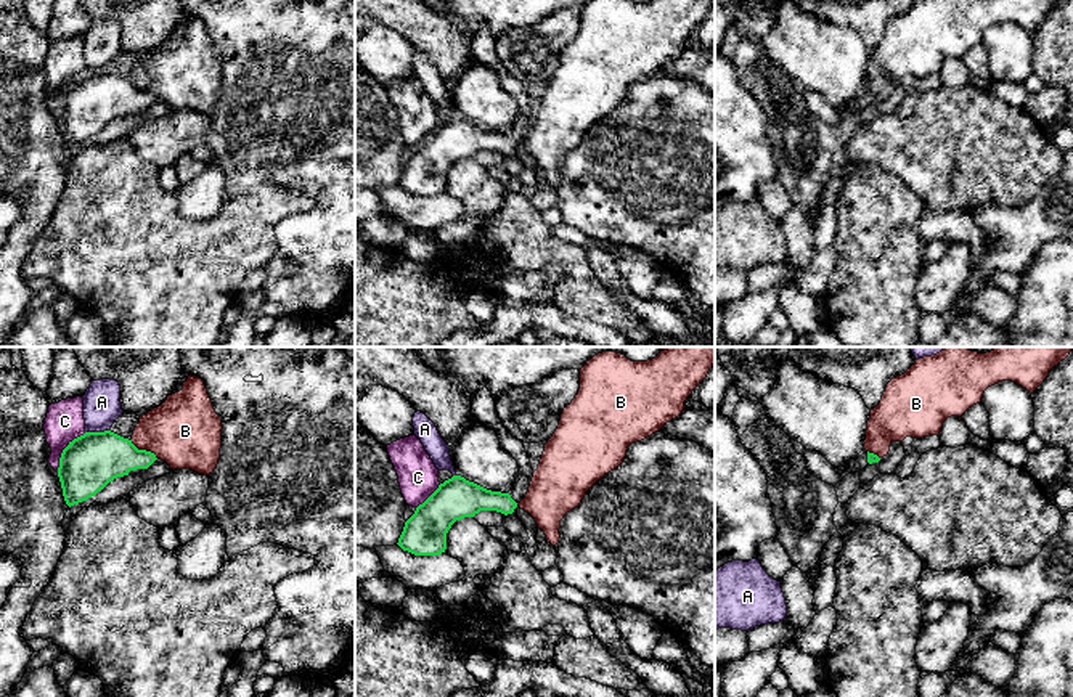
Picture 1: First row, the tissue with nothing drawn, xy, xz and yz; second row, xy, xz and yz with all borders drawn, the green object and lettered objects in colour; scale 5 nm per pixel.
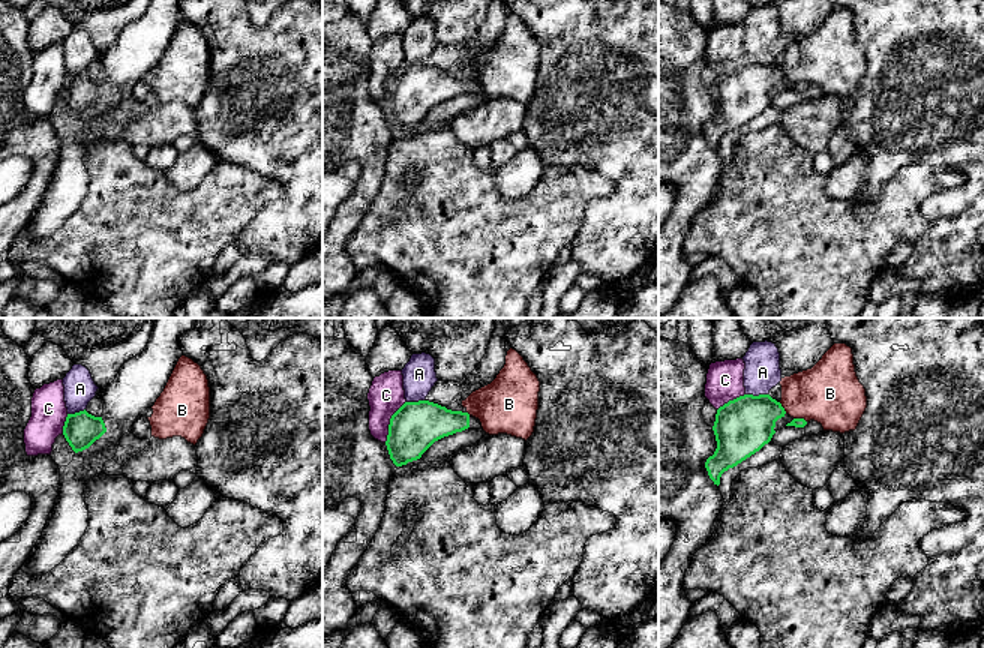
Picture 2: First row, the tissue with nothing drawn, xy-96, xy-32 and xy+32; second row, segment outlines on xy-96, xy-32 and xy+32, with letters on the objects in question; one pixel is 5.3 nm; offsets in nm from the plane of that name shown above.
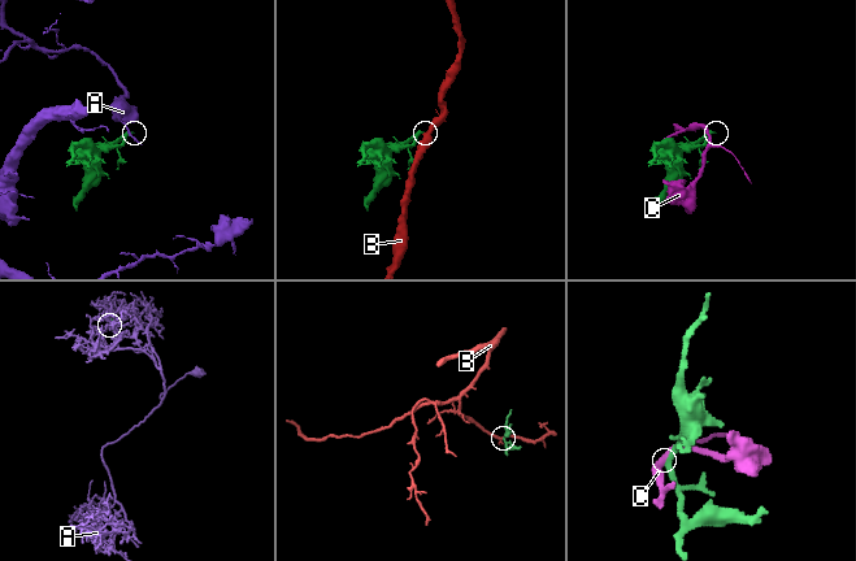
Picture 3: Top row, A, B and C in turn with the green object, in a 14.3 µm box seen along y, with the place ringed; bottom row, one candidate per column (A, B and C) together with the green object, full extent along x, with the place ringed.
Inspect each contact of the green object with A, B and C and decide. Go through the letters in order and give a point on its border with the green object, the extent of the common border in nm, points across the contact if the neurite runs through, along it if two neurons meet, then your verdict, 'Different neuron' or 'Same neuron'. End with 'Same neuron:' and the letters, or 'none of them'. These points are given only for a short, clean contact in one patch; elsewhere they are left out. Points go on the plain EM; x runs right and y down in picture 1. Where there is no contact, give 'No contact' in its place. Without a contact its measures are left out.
A: Touches green at xy (97, 73). Shared border 120 nm. Boundary: xy (108, 69), (85, 73). Different neuron
B: Touches green at xy (145, 90). Shared border 170 nm. Boundary: xy (130, 81), (158, 98). Different neuron
C: Touches green at xy (63, 90). Shared border 240 nm. Different neuron
Same neuron: none of them

